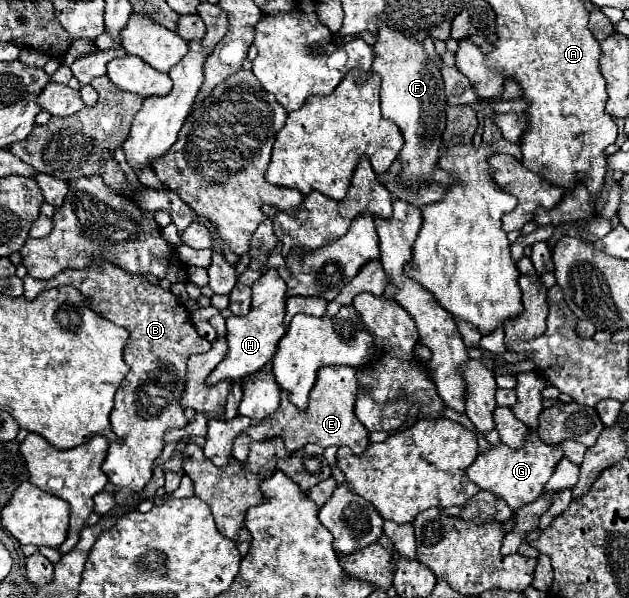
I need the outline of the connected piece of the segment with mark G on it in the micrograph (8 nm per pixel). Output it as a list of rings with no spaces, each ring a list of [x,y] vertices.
[[[533,431],[531,439],[527,439],[525,443],[525,449],[509,449],[507,445],[501,443],[485,453],[479,453],[473,465],[467,469],[467,477],[475,485],[479,485],[479,489],[491,491],[495,497],[501,497],[509,505],[509,509],[517,511],[519,507],[541,497],[543,487],[549,481],[561,457],[563,453],[559,453],[557,445],[545,445],[543,441],[539,441],[537,433]]]

